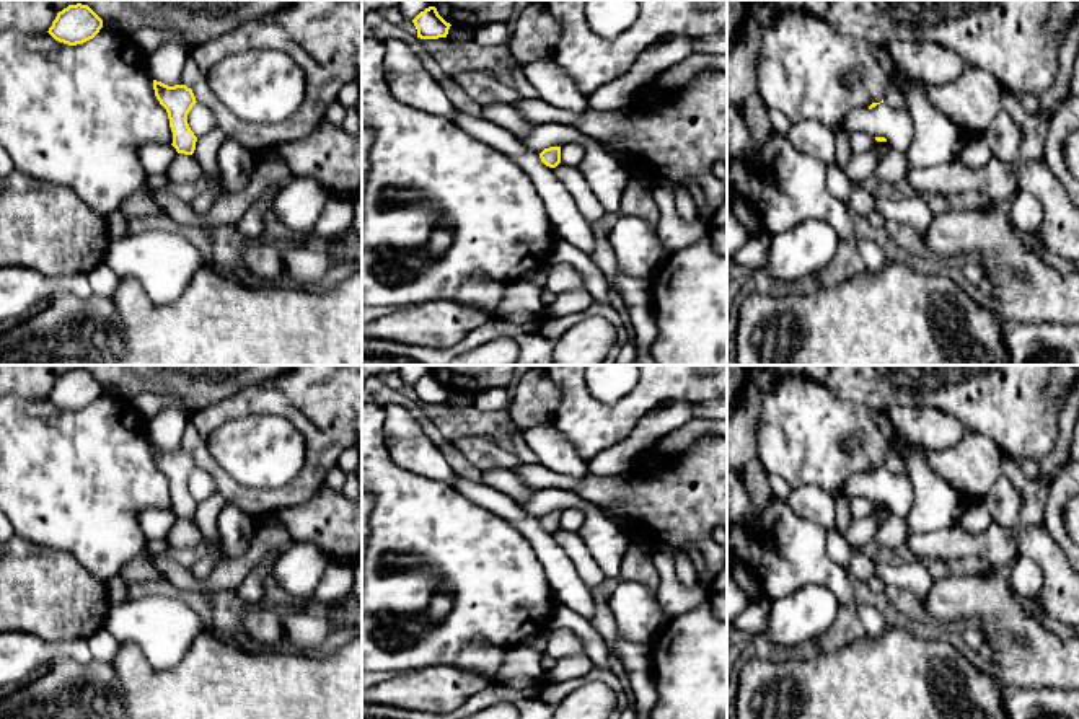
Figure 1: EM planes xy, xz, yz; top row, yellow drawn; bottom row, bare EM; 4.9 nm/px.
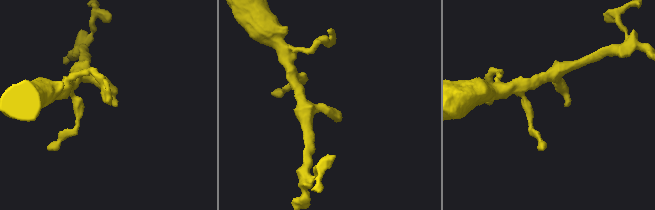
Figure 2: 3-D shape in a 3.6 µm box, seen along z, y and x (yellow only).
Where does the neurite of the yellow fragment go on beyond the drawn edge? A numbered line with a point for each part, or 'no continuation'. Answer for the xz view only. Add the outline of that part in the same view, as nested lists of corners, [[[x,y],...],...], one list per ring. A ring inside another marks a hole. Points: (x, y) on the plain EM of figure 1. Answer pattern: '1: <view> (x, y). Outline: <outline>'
no continuation

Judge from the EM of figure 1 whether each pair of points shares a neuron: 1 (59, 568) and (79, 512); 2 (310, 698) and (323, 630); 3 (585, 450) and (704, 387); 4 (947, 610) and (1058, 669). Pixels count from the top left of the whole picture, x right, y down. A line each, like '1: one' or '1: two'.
1: two
2: two
3: one
4: one

